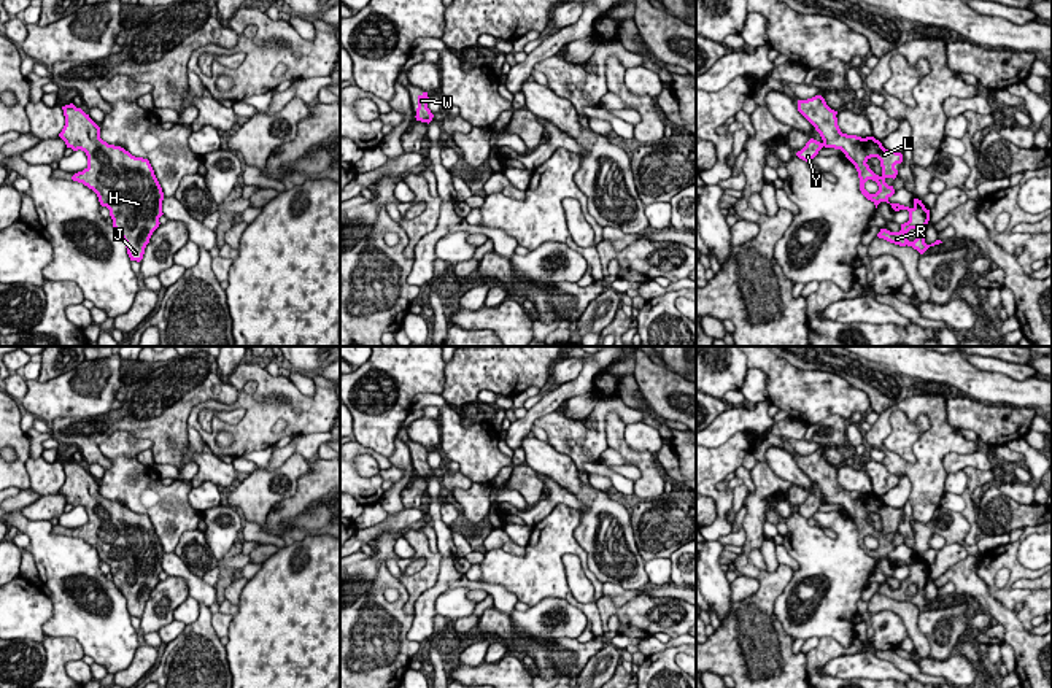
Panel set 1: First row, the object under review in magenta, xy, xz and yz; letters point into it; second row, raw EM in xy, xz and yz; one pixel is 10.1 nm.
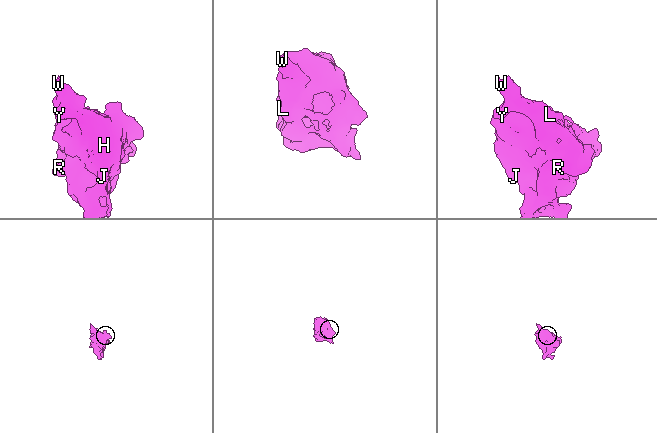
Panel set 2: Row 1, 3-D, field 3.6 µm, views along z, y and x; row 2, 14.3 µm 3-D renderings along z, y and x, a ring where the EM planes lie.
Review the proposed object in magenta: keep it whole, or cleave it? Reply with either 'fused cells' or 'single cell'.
single cell

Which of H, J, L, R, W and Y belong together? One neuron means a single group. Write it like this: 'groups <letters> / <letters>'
groups H J L R W Y

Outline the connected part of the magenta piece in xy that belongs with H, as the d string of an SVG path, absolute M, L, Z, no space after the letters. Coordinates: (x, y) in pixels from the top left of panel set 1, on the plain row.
M73 459L62 466L65 481L59 493L67 504L81 505L87 512L87 523L72 535L97 550L100 561L110 566L130 616L140 618L164 570L164 548L149 516L103 497L100 483Z

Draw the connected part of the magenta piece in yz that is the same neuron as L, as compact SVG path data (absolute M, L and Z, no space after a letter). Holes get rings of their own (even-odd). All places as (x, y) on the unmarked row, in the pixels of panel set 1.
M822 451L798 456L798 467L815 483L823 497L820 499L810 494L796 512L810 518L823 502L841 505L858 528L861 550L871 556L876 564L880 558L890 559L888 555L895 550L895 545L888 542L885 535L896 534L898 526L895 521L903 518L903 510L885 505L874 493L861 494L842 489L837 481L837 467L831 466ZM871 513L880 516L880 532L866 520Z

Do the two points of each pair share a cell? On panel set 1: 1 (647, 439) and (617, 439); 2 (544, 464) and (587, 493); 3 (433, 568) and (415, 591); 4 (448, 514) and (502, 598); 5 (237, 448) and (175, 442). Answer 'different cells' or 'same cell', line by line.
1: different cells
2: same cell
3: same cell
4: different cells
5: different cells

